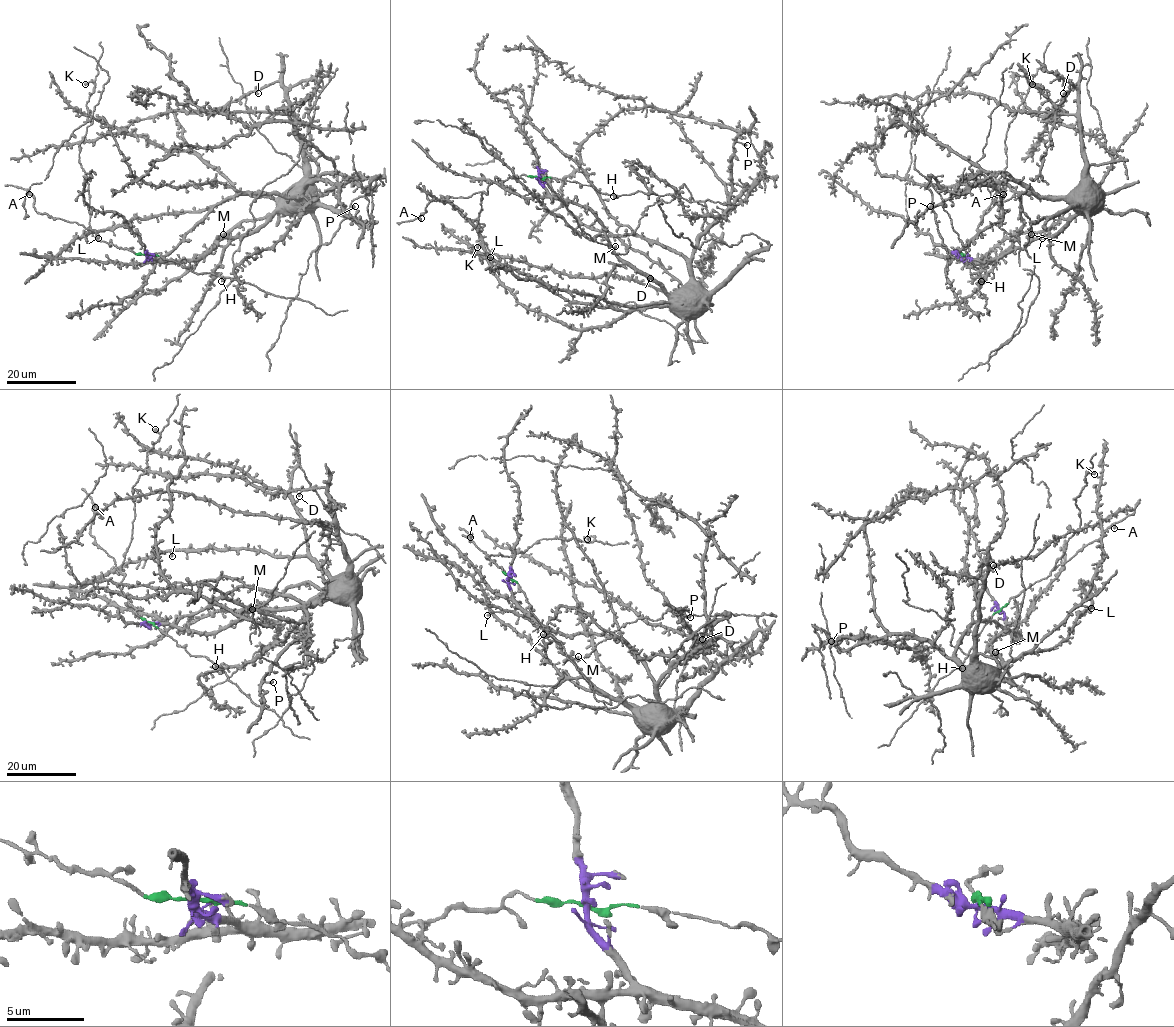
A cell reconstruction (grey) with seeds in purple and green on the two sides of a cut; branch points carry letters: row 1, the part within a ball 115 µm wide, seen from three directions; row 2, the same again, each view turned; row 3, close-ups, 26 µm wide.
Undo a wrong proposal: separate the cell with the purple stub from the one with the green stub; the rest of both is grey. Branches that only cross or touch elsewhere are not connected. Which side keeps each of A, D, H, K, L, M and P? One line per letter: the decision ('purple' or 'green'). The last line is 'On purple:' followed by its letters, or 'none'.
A: green
D: purple
H: green
K: green
L: purple
M: purple
P: purple
On purple: D, L, M, P

